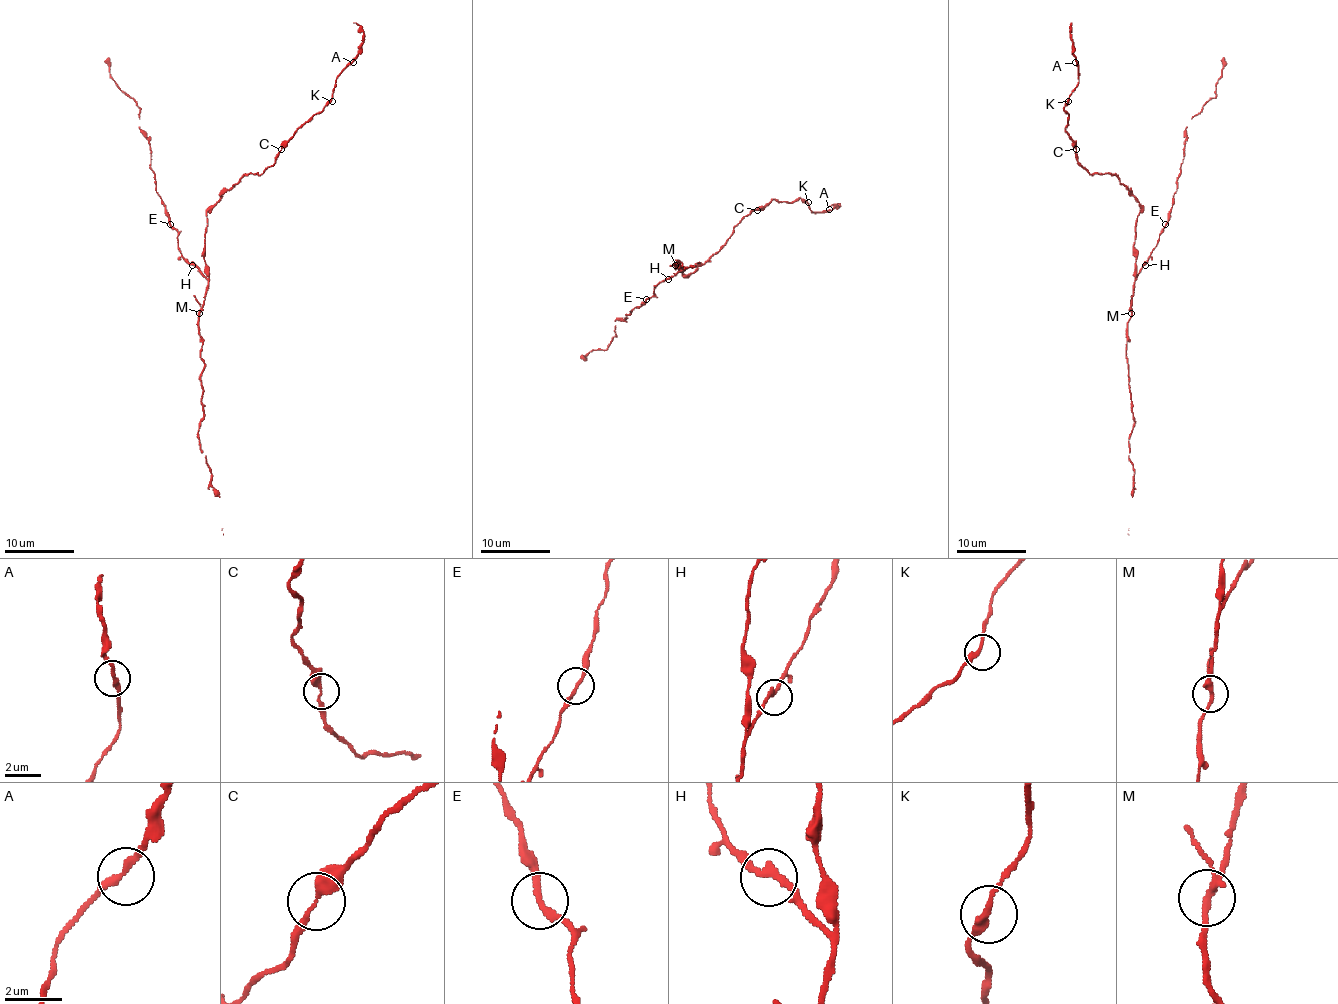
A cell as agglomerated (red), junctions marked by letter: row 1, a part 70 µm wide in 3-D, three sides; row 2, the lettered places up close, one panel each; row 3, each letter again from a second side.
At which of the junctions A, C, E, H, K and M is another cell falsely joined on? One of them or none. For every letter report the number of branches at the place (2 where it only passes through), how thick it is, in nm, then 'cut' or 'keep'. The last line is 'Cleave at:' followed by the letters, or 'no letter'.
A: 2 branches meet; 240 nm thick; keep
C: 2 branches meet; 280 nm thick; keep
E: 2 branches meet; 200 nm thick; keep
H: 2 branches meet; 240 nm thick; keep
K: 2 branches meet; 260 nm thick; keep
M: 2 branches meet; 240 nm thick; keep
Cleave at: no letter

